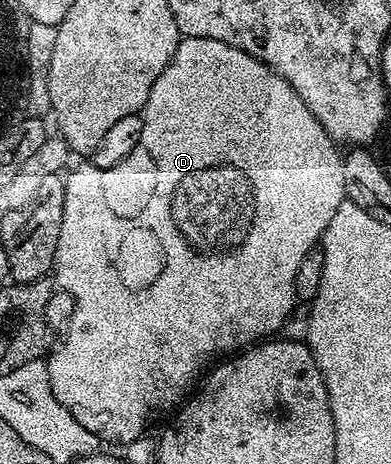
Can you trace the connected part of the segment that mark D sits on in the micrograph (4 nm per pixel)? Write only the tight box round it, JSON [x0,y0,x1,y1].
[46,37,347,447]

